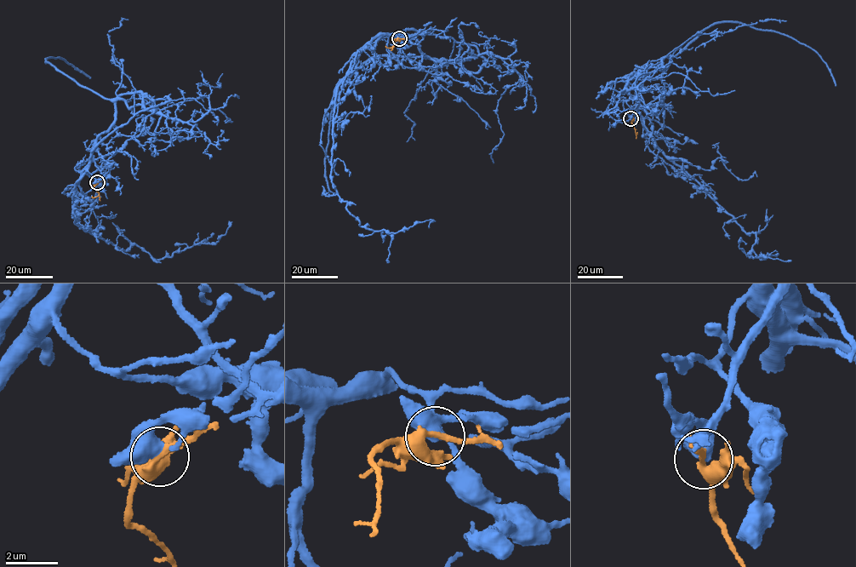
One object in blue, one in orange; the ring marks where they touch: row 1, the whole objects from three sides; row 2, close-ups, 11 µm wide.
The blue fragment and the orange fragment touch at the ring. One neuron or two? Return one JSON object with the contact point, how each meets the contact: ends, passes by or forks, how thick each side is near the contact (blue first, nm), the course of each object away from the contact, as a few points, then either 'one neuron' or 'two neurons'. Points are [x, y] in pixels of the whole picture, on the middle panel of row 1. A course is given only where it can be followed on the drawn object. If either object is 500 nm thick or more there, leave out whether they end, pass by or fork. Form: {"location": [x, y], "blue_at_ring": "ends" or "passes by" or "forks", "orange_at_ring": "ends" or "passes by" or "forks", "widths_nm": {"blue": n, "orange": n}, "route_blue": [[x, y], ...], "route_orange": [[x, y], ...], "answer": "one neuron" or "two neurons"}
{"location": [399, 38], "blue_at_ring": "passes by", "orange_at_ring": "passes by", "widths_nm": {"blue": 440, "orange": 280}, "route_blue": [[399, 38], [419, 31], [377, 37], [339, 85], [331, 180], [362, 226], [396, 233], [428, 220], [429, 227]], "route_orange": [[399, 38], [393, 40], [393, 47], [385, 46]], "answer": "one neuron"}

